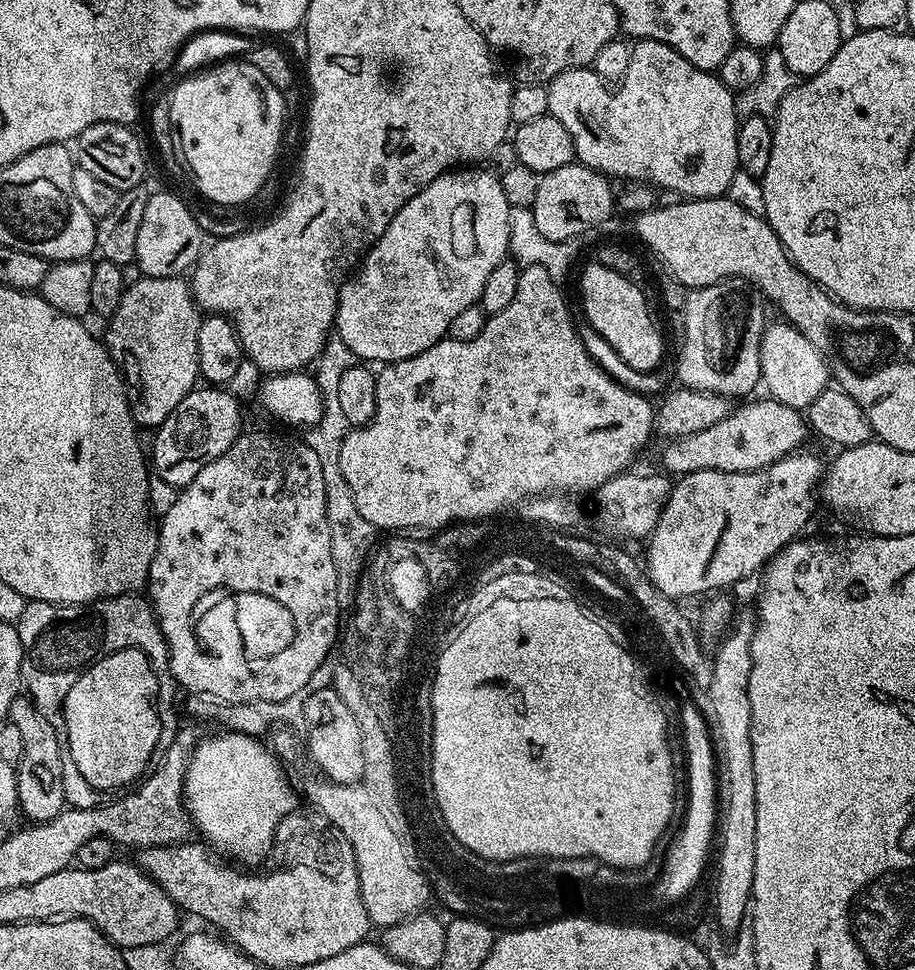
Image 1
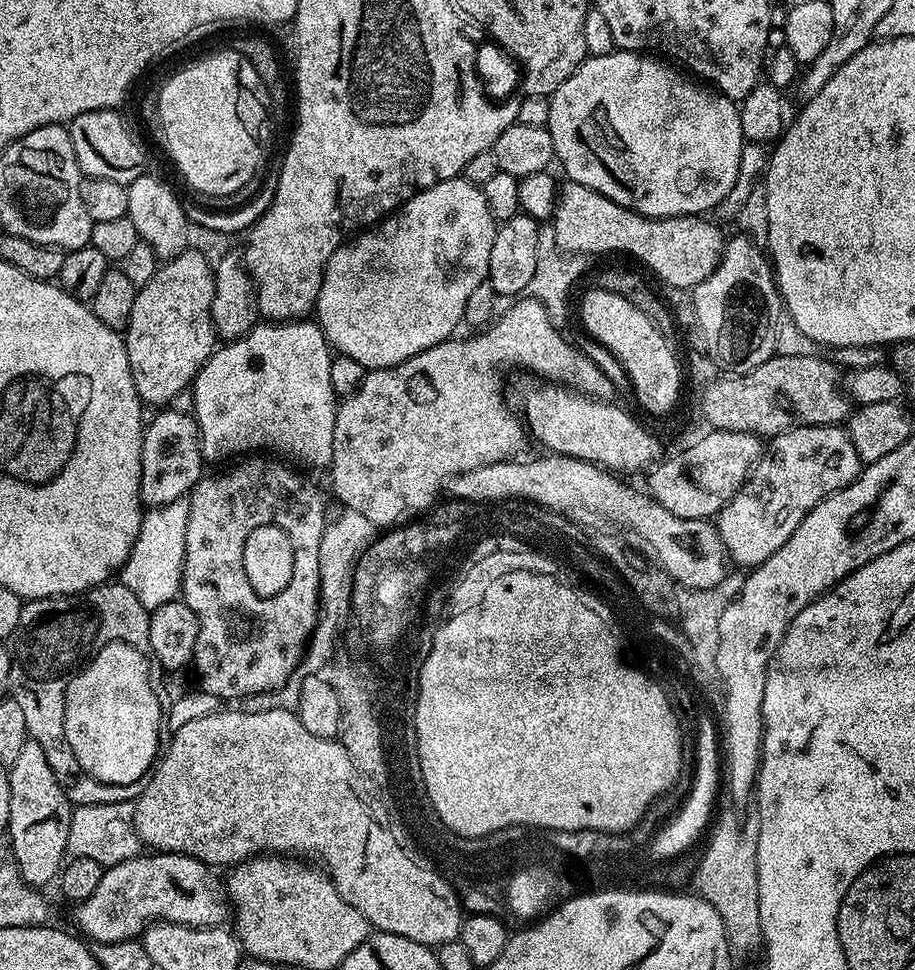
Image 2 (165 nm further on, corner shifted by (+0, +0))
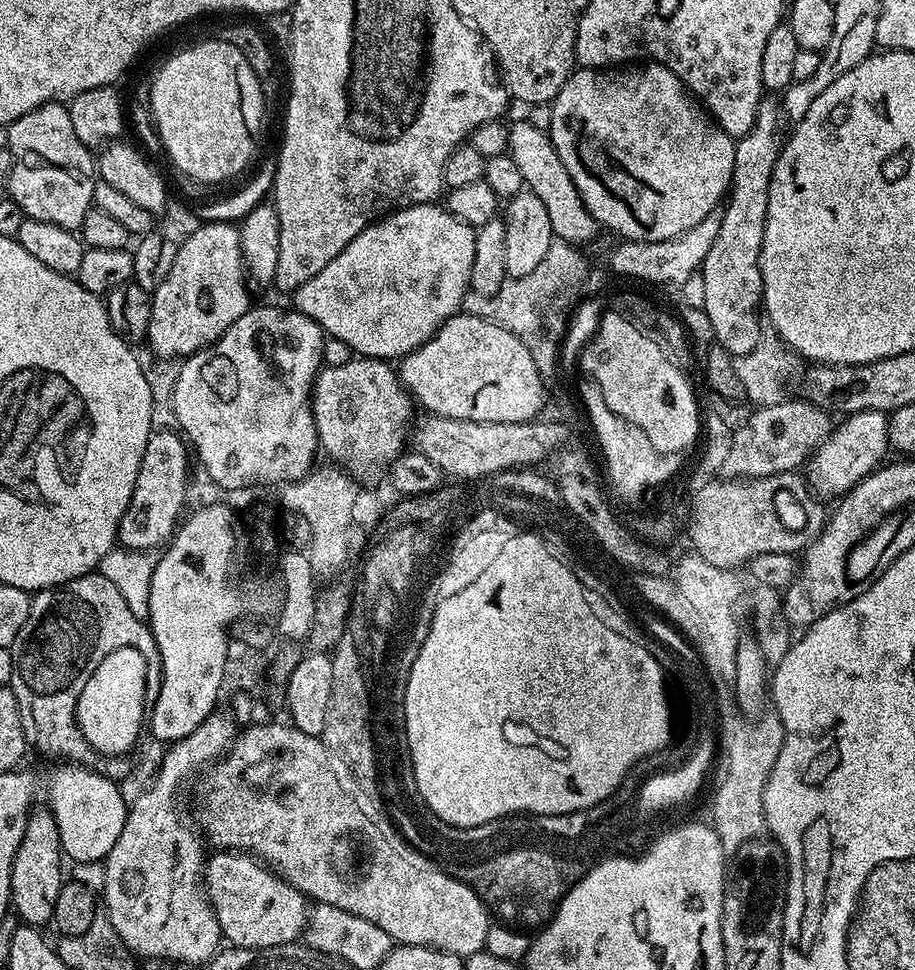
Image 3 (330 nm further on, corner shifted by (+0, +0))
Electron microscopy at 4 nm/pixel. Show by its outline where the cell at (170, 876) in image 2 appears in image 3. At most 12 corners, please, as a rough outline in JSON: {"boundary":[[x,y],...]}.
{"boundary":[[207,857],[204,890],[233,948],[299,941],[309,901],[256,857]]}

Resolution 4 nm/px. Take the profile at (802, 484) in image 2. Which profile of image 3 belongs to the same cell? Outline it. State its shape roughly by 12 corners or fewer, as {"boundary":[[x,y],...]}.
{"boundary":[[854,412],[806,461],[806,484],[839,498],[885,463],[888,416]]}

